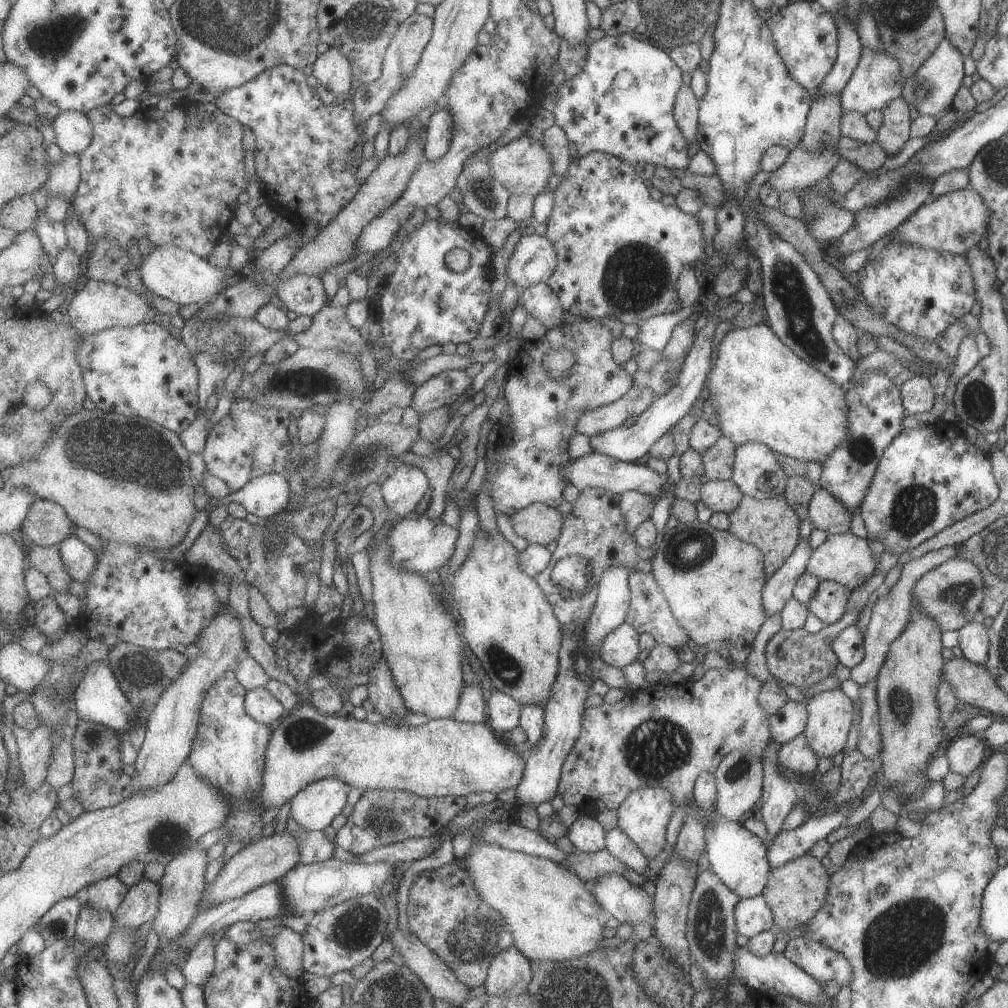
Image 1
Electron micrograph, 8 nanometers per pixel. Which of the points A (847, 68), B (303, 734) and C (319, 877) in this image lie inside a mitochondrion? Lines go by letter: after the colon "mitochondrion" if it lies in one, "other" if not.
A: other
B: mitochondrion
C: other

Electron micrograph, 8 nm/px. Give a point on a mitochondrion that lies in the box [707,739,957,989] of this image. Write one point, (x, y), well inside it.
(898, 943)

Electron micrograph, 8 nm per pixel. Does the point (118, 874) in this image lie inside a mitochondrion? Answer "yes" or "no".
no

